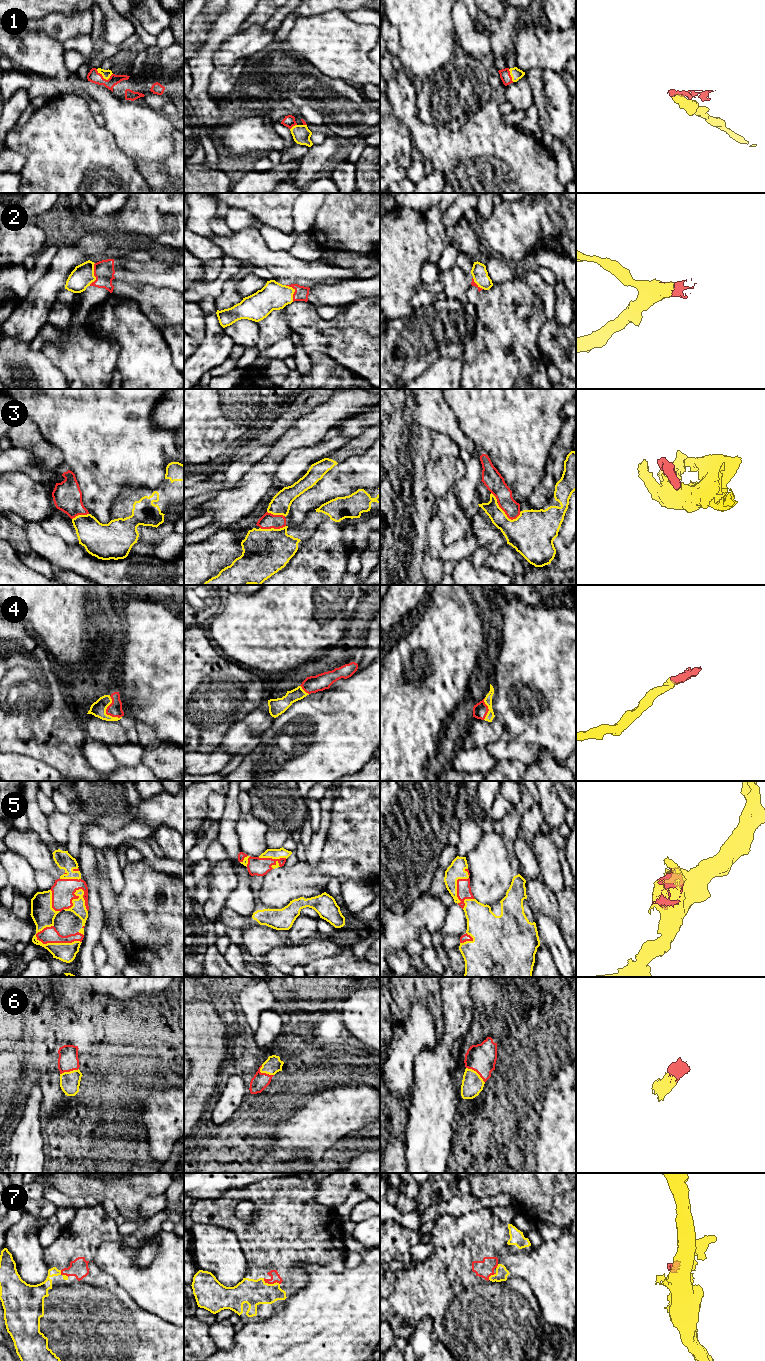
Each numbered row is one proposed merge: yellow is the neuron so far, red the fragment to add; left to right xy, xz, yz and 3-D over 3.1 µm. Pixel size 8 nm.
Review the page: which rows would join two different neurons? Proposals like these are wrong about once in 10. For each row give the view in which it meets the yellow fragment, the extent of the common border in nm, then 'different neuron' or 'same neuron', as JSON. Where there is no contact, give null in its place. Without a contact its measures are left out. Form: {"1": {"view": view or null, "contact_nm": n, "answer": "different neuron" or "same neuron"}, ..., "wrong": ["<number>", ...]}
{"1": {"view": "xy", "contact_nm": 140, "answer": "same neuron"}, "2": {"view": "xy", "contact_nm": 190, "answer": "same neuron"}, "3": {"view": "yz", "contact_nm": 220, "answer": "same neuron"}, "4": {"view": "xy", "contact_nm": 200, "answer": "same neuron"}, "5": {"view": "xy", "contact_nm": 380, "answer": "same neuron"}, "6": {"view": "yz", "contact_nm": 200, "answer": "same neuron"}, "7": {"view": "xz", "contact_nm": 140, "answer": "same neuron"}, "wrong": []}

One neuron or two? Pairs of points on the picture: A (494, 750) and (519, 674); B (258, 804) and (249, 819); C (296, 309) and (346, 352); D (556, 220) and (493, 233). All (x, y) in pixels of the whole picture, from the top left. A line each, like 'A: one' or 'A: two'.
A: two
B: two
C: one
D: one

